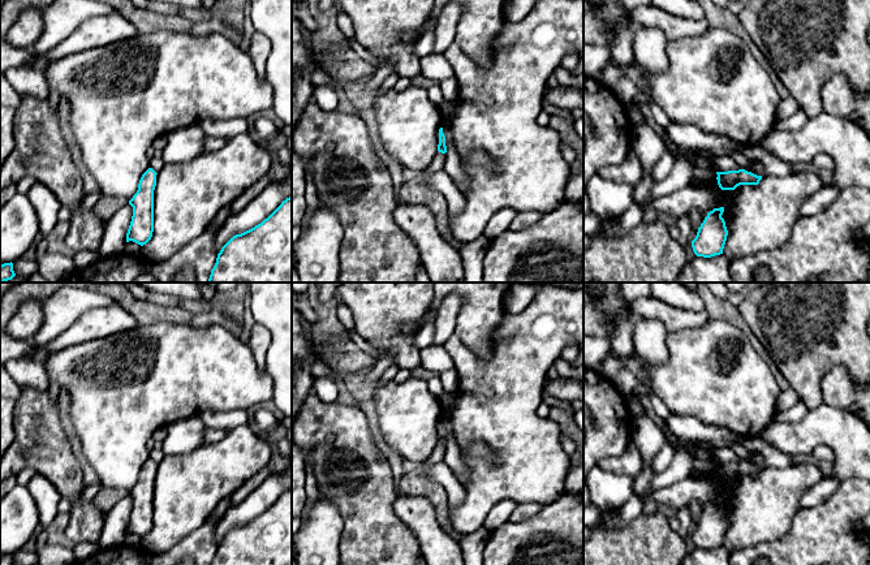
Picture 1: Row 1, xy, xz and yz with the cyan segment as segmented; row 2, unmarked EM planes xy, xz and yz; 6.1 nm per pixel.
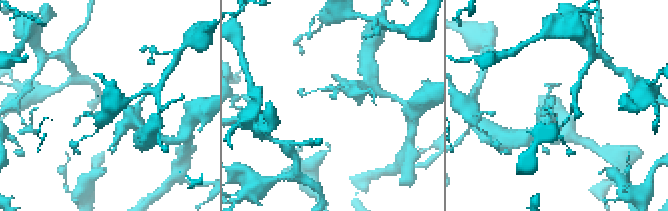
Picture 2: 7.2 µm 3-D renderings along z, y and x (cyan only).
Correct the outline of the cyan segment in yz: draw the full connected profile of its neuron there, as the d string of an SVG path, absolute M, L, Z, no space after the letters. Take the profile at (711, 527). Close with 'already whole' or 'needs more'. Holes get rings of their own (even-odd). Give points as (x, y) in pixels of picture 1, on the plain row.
M724 499L714 500L707 505L692 532L697 548L711 549L723 545L728 522L722 509Z | already whole

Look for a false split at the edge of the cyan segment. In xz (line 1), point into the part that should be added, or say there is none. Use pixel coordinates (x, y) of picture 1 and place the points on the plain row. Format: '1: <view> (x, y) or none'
1: none

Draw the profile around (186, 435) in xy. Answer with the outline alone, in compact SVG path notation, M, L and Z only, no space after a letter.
M199 415L180 419L165 427L167 435L161 441L161 450L167 454L186 454L206 445L204 423Z

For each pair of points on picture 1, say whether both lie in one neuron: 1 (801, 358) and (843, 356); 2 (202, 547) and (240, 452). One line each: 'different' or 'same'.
1: same
2: different

